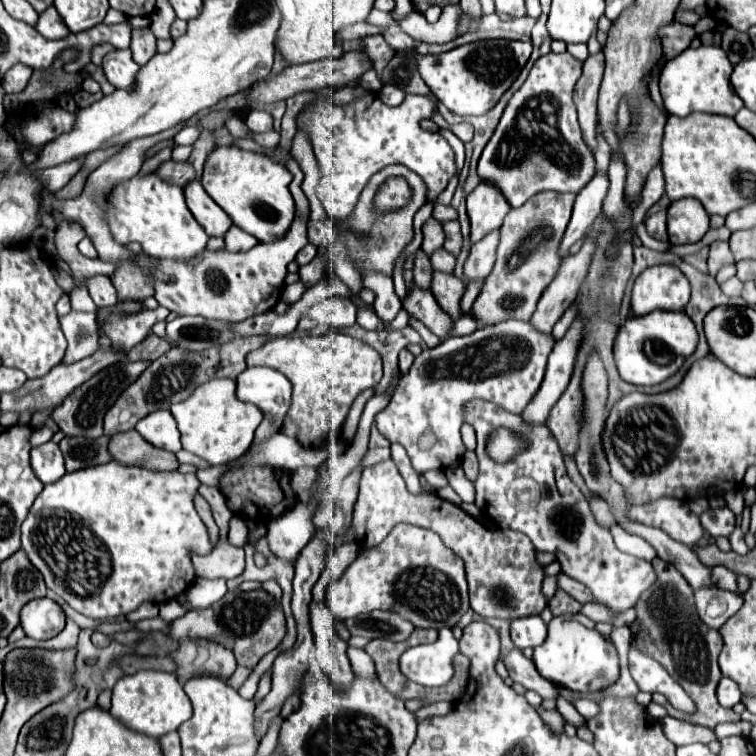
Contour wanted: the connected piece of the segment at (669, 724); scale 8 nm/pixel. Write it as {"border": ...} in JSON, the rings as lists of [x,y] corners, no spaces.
{"border":[[[665,717],[661,719],[663,731],[667,735],[669,741],[673,741],[675,745],[689,745],[689,743],[711,743],[717,741],[717,735],[707,729],[707,727],[699,727],[699,725],[691,725],[687,721],[679,721],[673,717]]]}

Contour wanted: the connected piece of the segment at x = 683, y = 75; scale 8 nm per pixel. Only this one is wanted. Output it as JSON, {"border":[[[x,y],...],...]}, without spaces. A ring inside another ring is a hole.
{"border":[[[701,45],[697,49],[693,47],[685,49],[683,53],[667,61],[661,71],[659,89],[661,89],[661,97],[667,113],[687,117],[693,111],[701,111],[701,113],[735,117],[735,113],[743,107],[743,101],[731,87],[731,81],[729,81],[731,71],[733,71],[733,65],[729,63],[727,53],[721,47]]]}

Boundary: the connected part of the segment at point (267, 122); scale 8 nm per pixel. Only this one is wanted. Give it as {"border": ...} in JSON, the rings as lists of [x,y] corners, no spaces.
{"border":[[[251,109],[245,117],[245,125],[249,127],[249,131],[253,133],[269,133],[273,131],[273,117],[267,111],[259,111],[259,109]]]}

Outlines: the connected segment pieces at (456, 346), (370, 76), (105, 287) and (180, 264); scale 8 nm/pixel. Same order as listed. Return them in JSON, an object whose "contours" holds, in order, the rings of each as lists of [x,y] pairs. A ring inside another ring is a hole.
{"contours":[[[[515,319],[477,329],[475,333],[465,337],[447,337],[435,349],[429,349],[429,363],[413,363],[409,373],[399,379],[389,405],[375,417],[377,429],[391,443],[401,443],[407,449],[407,455],[411,457],[413,469],[417,473],[425,473],[429,469],[445,469],[453,463],[461,463],[465,445],[461,441],[459,429],[463,425],[465,403],[469,403],[471,399],[483,399],[493,401],[495,405],[511,413],[521,413],[541,387],[547,357],[553,345],[555,343],[551,335],[543,335],[535,331],[531,323]]],[[[371,67],[371,71],[367,73],[367,75],[363,75],[363,79],[361,79],[361,83],[359,83],[363,89],[367,89],[367,91],[381,91],[381,83],[379,83],[379,79],[377,79],[377,73],[375,73],[375,67]]],[[[95,275],[87,281],[89,295],[95,301],[97,307],[113,307],[117,303],[115,287],[111,285],[111,279],[107,275]]],[[[295,219],[289,231],[273,243],[257,243],[243,253],[205,251],[203,257],[191,261],[157,261],[153,275],[155,299],[159,305],[179,315],[203,315],[207,319],[245,321],[249,317],[271,311],[281,299],[287,263],[295,259],[297,251],[307,245],[307,225]]]]}

